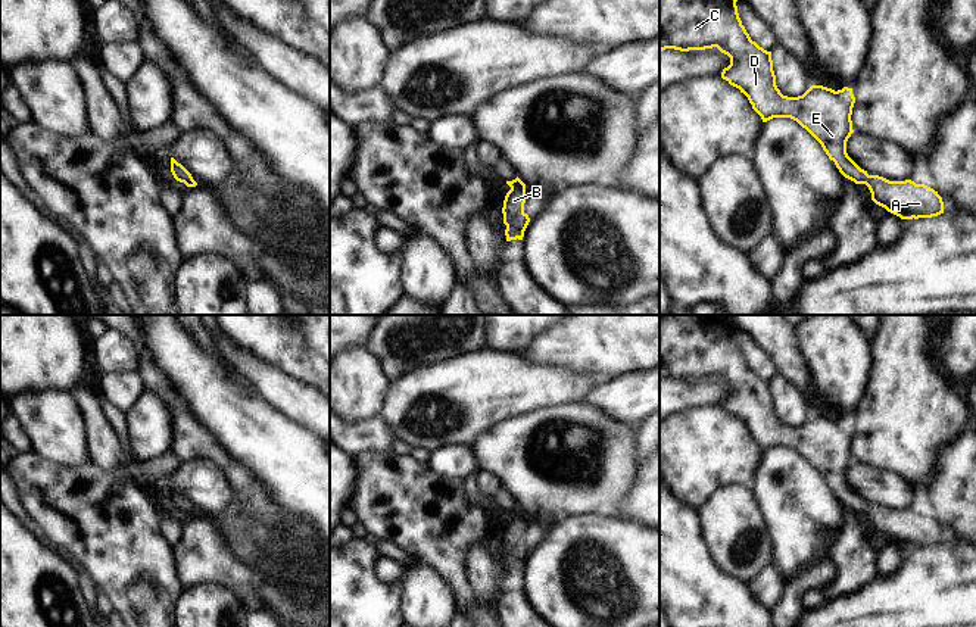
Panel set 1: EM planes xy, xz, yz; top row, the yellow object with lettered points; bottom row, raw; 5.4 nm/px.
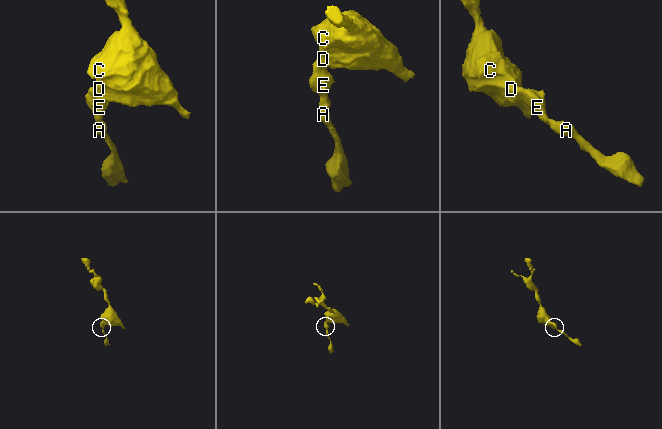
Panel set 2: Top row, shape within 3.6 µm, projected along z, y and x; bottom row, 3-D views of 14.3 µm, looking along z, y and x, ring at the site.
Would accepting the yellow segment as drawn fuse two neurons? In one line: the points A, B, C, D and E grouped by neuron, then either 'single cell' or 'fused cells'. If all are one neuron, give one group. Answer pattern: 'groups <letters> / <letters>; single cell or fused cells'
groups A B C D E; single cell

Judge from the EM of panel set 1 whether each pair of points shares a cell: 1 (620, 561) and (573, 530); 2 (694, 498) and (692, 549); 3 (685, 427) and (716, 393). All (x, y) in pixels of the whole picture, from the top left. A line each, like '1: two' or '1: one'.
1: one
2: two
3: two

